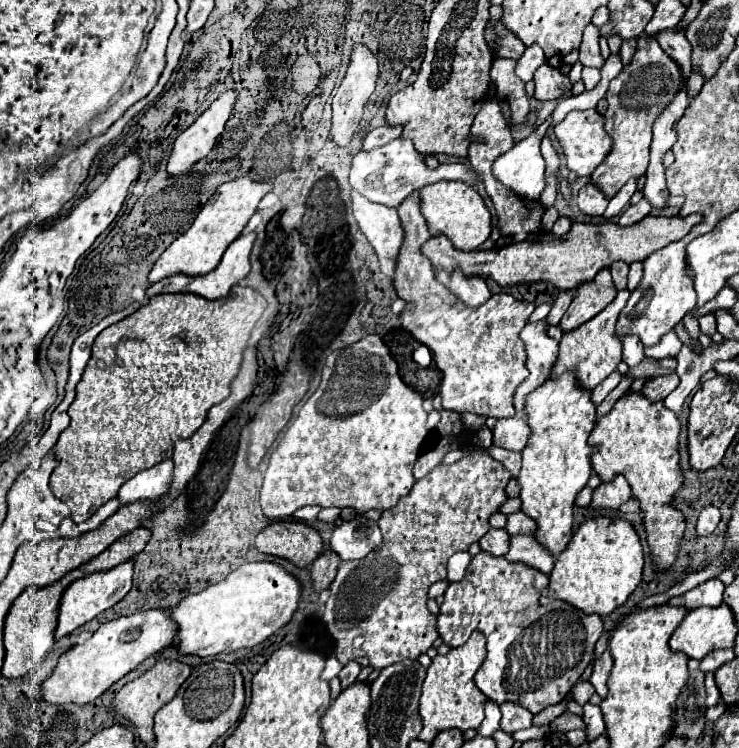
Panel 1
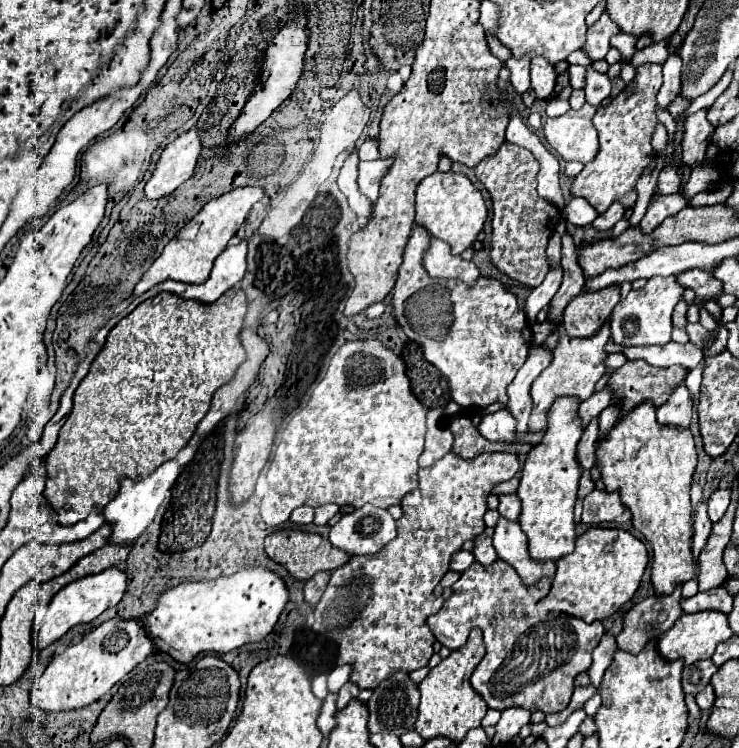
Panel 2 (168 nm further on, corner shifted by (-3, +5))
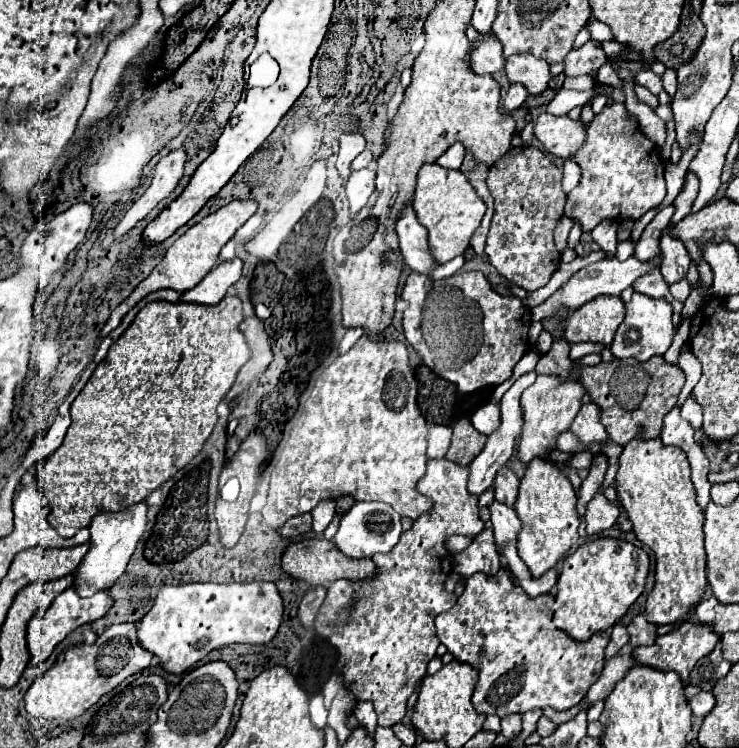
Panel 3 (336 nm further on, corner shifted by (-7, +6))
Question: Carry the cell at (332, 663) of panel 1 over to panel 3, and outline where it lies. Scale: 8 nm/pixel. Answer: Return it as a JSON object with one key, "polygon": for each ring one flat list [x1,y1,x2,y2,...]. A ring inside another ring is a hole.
{"polygon":[[318,694,310,702,310,720,312,720,312,726,316,730,324,732,324,728,326,728,326,716,328,716,328,712,326,712,326,708,322,704,322,694]]}

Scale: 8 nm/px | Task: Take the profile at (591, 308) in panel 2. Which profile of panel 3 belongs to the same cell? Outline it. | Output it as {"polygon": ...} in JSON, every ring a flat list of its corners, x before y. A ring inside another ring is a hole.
{"polygon":[[600,296,574,310,566,320,566,342,600,342,610,346,616,328,624,320,624,302,618,296]]}

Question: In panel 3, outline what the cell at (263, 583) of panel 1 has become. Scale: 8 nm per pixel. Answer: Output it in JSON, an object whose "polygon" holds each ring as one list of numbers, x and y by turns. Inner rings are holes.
{"polygon":[[250,582,250,584,182,584,162,586,150,612,138,622,138,642,144,650,160,658,160,666,170,674,184,674,196,666,206,654,226,644,268,644,282,624,282,598,272,582]]}

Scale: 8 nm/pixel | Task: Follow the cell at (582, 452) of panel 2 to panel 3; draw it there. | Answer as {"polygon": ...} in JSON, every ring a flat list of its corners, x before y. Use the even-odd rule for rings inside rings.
{"polygon":[[580,452,580,454,574,454,574,458,570,460,570,468,574,470,582,470,582,468,590,468,592,464,592,454,590,452]]}

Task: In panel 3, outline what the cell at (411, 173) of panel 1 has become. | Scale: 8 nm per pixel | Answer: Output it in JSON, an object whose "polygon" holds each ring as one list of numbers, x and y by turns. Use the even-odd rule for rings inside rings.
{"polygon":[[364,168,358,172,352,172,346,184,346,198,350,202,350,214,356,214,370,198,374,192,374,182,372,182,372,170]]}

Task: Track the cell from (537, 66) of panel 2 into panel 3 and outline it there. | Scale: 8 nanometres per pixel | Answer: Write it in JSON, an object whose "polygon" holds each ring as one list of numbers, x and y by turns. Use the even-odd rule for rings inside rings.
{"polygon":[[532,54,508,56,504,70,510,84,524,84,530,94,542,94,552,78,548,62]]}

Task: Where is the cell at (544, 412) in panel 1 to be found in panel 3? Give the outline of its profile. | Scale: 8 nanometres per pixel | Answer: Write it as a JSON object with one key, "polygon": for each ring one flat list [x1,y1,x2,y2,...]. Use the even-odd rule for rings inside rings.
{"polygon":[[536,458,528,464,526,474,520,480,520,494,514,510,522,522,516,540,518,556,530,570,532,578,540,578,546,570,554,568,578,540,580,520,576,514,576,492,558,466,554,466,550,460]]}

